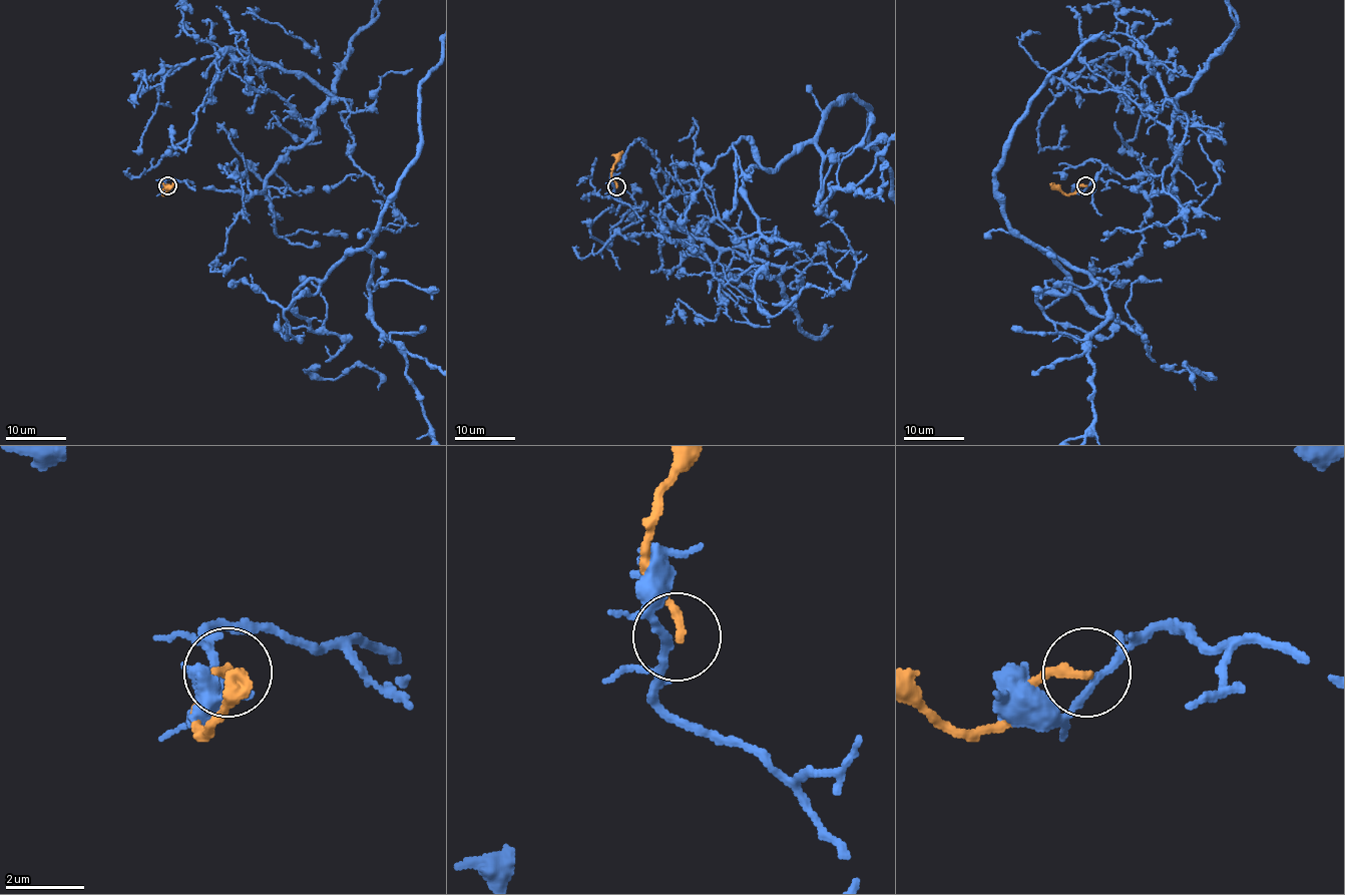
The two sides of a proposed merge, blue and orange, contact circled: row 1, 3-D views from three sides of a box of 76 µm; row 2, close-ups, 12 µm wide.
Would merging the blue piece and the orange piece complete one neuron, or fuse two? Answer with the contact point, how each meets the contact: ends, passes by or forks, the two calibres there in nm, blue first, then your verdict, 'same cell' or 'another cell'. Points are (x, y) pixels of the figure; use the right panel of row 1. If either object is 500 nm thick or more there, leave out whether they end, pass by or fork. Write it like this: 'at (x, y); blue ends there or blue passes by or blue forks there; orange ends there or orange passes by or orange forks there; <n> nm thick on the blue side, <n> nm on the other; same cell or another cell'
at (1085, 185); blue passes by; orange ends there; 190 nm thick on the blue side, 240 nm on the other; another cell

